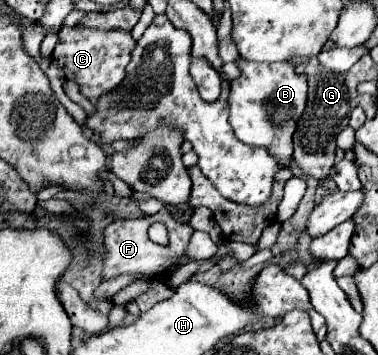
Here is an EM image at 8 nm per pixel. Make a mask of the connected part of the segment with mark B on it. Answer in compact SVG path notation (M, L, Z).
M236 61L242 75L232 81L230 89L230 125L236 137L254 147L266 149L276 157L284 167L292 163L292 135L296 131L296 121L300 119L306 107L308 85L304 73L298 75L294 67L286 63L254 63L254 61Z

